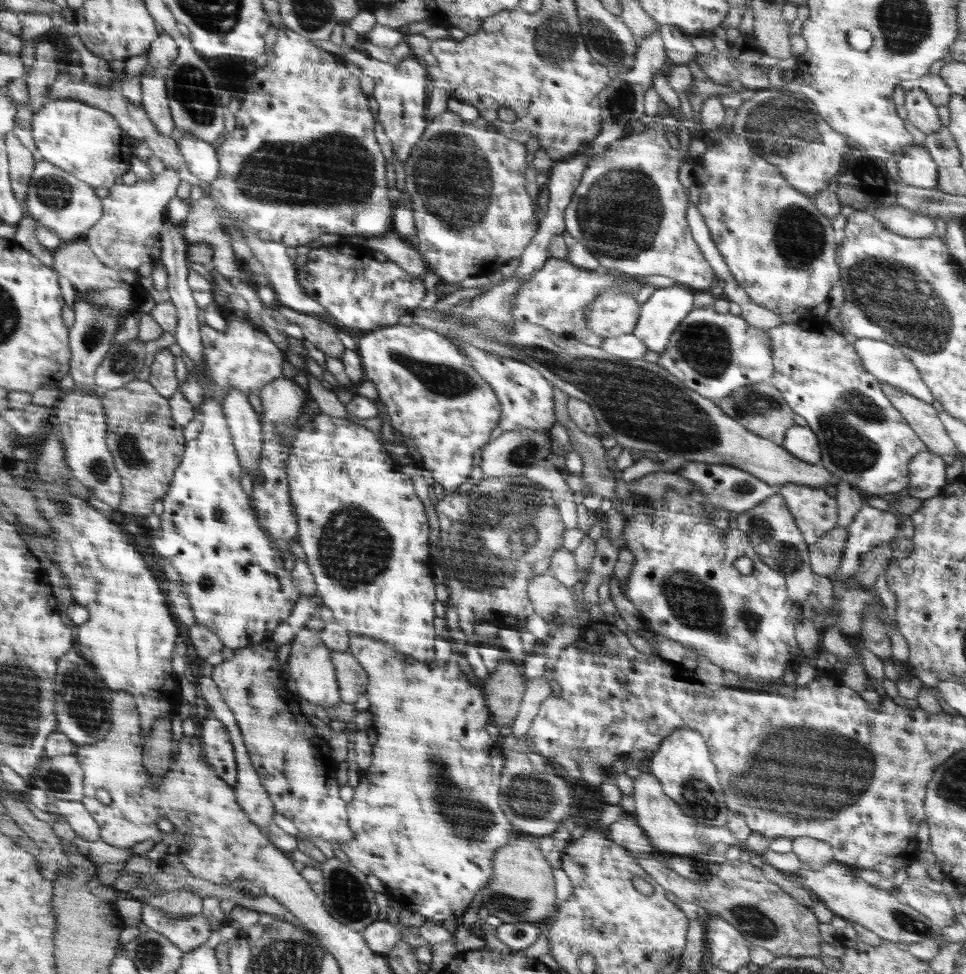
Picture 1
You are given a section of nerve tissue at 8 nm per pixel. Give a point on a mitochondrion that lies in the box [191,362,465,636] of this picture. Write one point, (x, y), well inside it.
(355, 549)

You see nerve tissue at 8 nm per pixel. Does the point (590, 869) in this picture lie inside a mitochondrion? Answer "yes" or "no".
no

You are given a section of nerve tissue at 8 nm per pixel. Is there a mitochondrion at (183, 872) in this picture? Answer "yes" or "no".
no

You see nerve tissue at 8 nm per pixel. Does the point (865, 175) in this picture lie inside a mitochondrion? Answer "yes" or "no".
yes

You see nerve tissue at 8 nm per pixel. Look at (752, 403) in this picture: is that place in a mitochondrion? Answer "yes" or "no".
yes

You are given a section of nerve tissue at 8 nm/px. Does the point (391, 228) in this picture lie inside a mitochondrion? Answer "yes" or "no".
no

